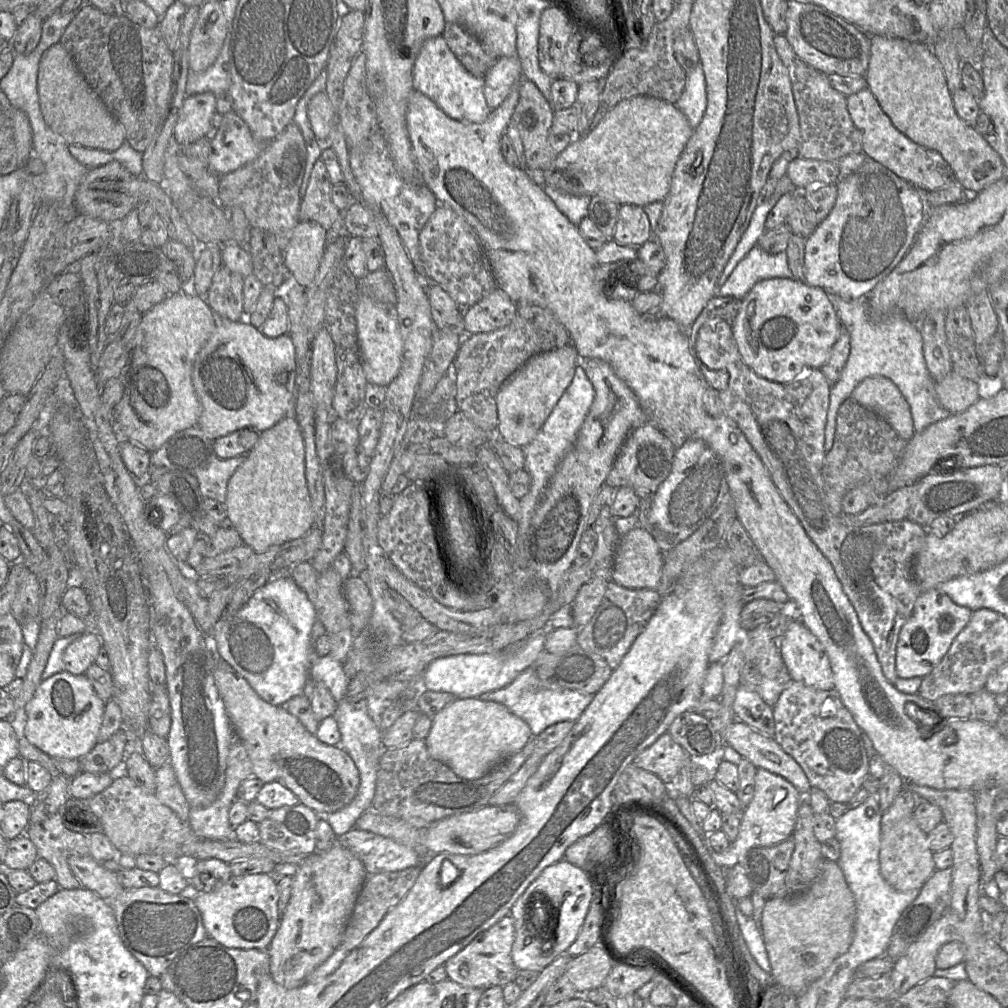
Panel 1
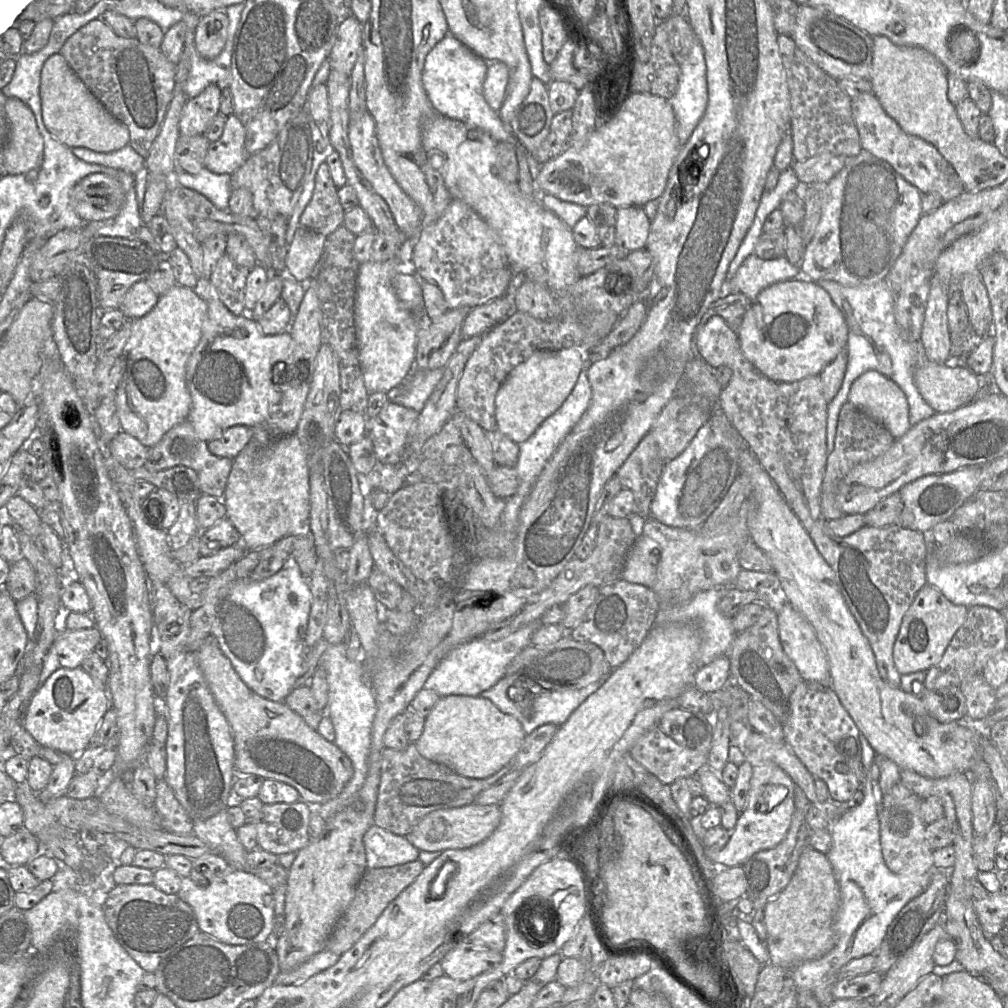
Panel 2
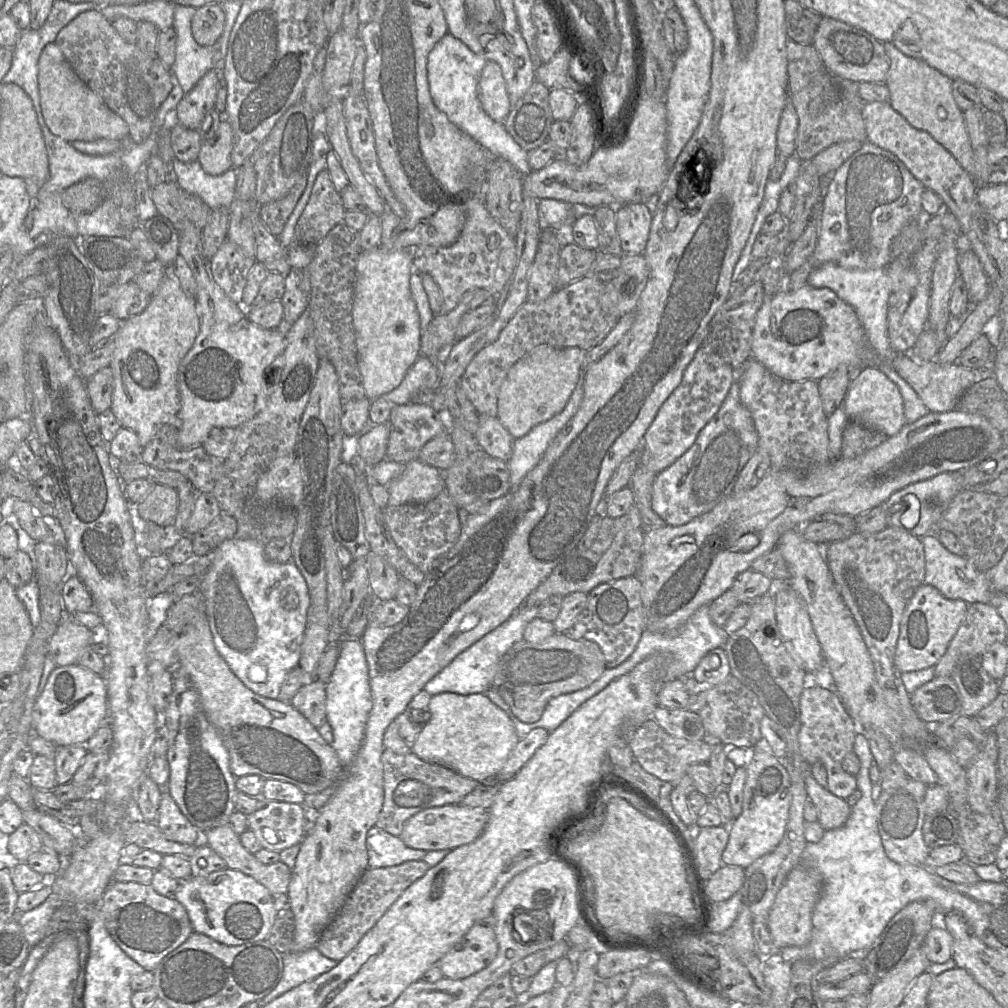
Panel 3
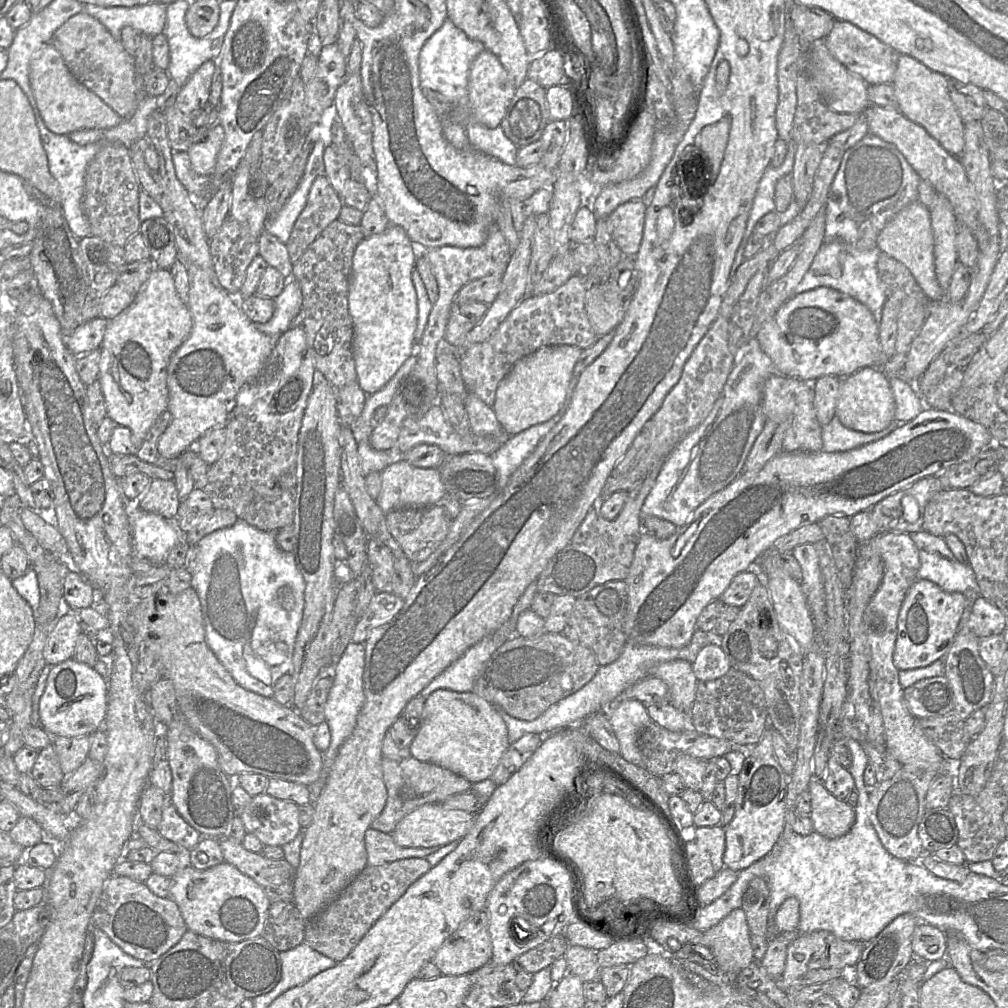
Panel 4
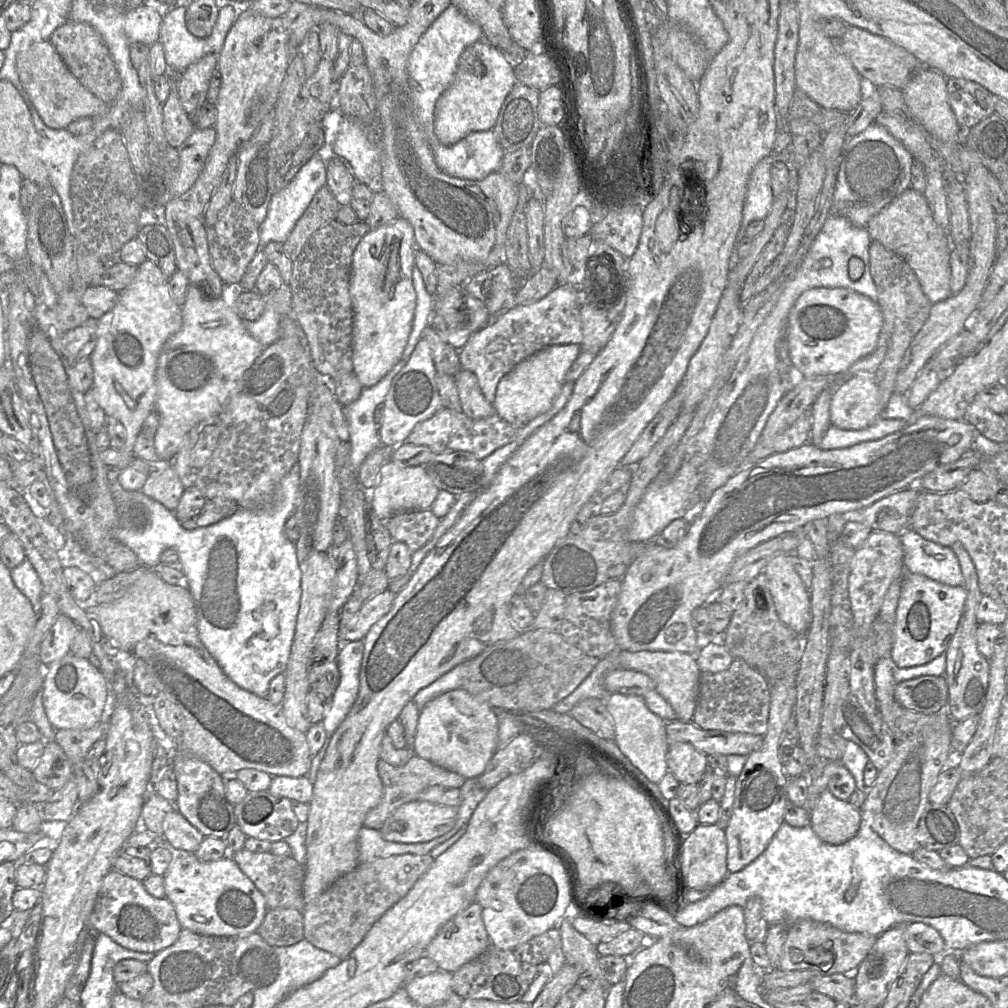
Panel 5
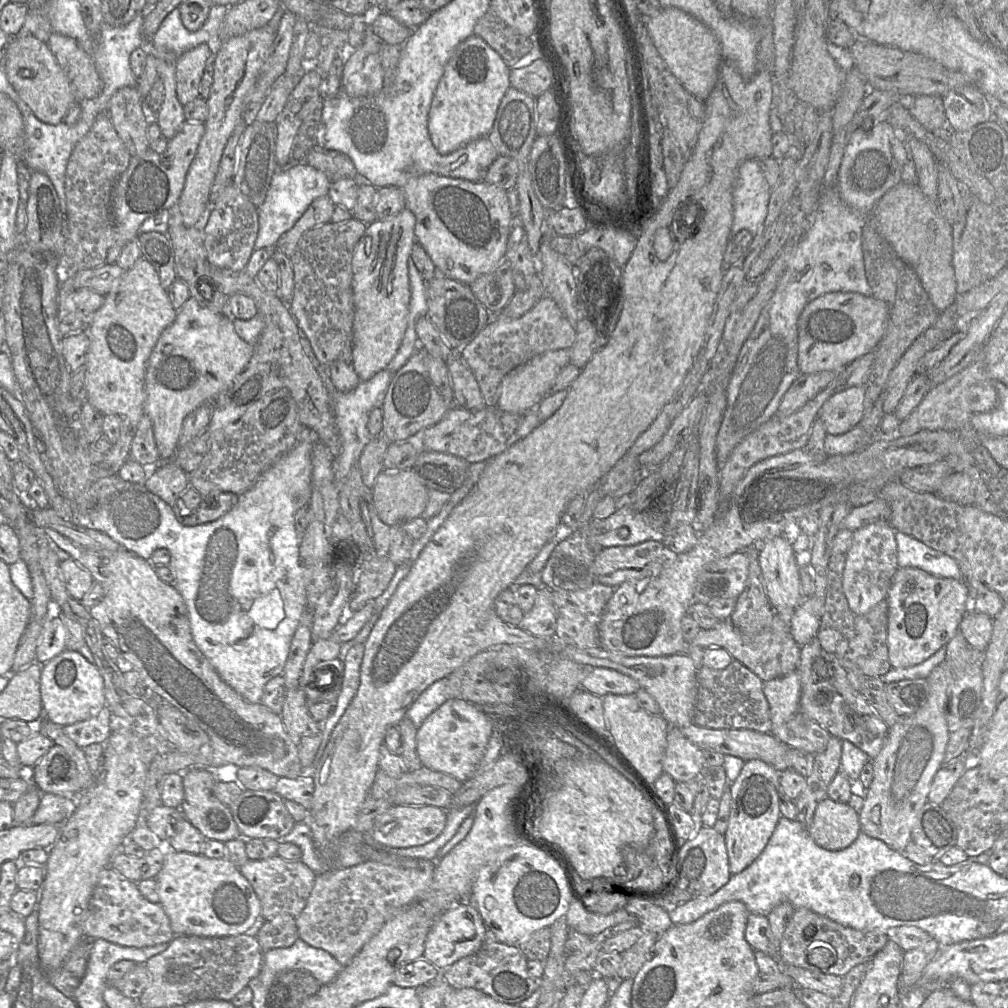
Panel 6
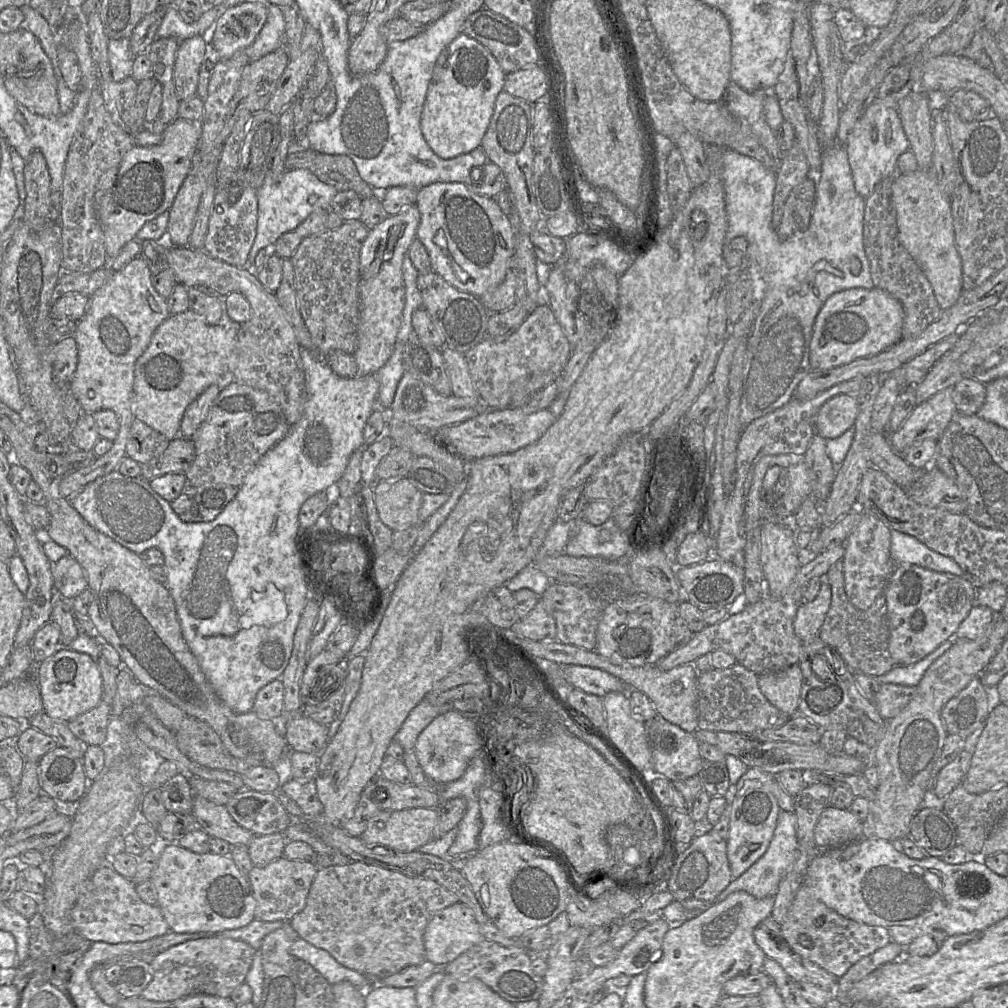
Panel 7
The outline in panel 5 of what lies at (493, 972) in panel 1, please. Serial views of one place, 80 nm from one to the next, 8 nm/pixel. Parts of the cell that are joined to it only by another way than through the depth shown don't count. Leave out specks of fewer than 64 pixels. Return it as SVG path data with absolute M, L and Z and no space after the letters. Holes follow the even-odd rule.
M474 901L438 930L428 944L424 955L435 961L439 967L438 970L453 973L462 965L481 955L490 945L490 939L482 920L482 907Z

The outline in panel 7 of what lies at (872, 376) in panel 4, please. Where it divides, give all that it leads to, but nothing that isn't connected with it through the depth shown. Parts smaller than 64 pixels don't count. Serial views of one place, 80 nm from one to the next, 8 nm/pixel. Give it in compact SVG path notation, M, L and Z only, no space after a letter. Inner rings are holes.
M839 394L827 400L815 417L815 434L825 439L842 435L854 426L858 414L856 396Z

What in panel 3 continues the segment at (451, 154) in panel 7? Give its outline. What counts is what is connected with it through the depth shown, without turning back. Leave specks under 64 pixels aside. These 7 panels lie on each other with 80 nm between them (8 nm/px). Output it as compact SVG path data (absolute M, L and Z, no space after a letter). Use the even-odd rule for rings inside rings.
M487 61L477 85L477 94L485 112L495 121L504 122L511 110L506 82L500 65Z

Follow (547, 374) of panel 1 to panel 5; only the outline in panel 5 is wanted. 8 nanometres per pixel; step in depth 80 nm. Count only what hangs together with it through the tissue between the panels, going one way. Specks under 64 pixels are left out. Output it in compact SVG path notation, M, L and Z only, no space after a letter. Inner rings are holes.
M579 344L553 345L521 361L497 385L493 402L496 414L514 427L521 428L546 412L561 392L569 368L582 351Z

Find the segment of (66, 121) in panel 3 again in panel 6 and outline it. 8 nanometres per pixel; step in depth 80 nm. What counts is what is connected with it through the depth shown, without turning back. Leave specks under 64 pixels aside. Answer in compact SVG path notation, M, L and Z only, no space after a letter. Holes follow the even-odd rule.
M32 35L10 37L2 52L2 59L9 83L35 116L47 124L55 125L62 122L77 98L48 43Z

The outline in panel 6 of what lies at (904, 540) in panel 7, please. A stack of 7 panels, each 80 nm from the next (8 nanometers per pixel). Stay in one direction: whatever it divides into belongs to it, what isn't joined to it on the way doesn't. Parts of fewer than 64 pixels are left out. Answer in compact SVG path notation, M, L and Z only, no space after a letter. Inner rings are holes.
M896 530L895 537L899 568L914 567L937 577L962 580L960 567L951 556L901 531Z

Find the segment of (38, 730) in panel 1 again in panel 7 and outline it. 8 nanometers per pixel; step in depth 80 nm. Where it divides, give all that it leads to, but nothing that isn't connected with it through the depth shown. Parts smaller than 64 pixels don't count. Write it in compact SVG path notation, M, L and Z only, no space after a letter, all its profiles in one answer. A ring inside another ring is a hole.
M60 647L52 656L35 665L35 677L43 711L53 719L68 723L102 700L102 676L96 659L69 647Z

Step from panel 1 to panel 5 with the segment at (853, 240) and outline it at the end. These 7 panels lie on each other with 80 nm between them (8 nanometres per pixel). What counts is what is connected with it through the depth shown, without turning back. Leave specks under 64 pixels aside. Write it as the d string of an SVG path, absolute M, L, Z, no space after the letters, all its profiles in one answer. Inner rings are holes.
M877 123L849 137L837 173L832 213L848 219L857 227L866 228L879 211L911 188L914 161L914 157L903 144Z

